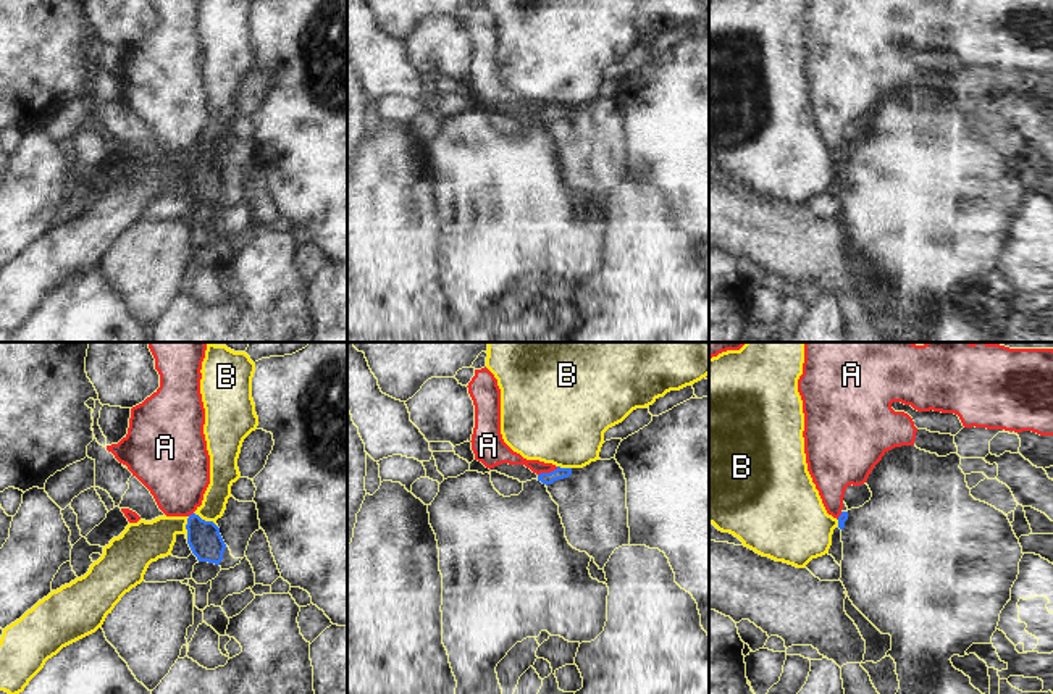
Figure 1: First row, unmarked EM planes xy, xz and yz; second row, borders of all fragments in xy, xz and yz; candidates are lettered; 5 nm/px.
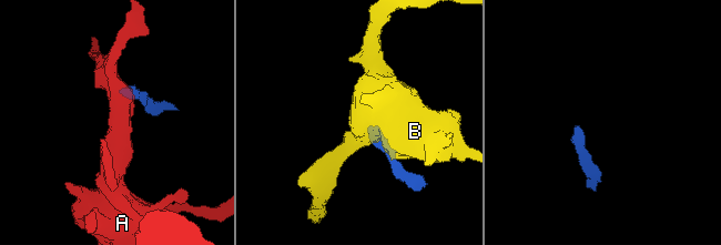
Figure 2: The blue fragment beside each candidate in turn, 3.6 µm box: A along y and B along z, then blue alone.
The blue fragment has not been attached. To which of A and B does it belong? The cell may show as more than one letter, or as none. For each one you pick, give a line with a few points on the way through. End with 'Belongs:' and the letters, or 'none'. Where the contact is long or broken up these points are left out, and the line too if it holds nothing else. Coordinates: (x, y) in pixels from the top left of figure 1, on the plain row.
A: runs through xz (546, 117), (548, 112), (532, 102), (503, 92)
Belongs: A

